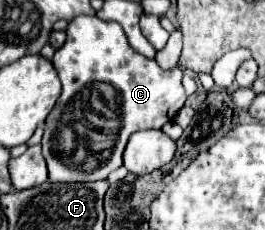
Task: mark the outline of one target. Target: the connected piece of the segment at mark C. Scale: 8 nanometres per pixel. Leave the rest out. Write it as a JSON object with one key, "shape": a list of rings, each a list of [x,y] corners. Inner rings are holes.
{"shape":[[[77,16],[75,20],[71,20],[67,28],[67,42],[55,52],[51,62],[63,84],[61,96],[45,120],[45,134],[41,140],[51,182],[105,180],[109,172],[121,166],[123,148],[133,132],[147,128],[163,128],[163,124],[173,120],[173,116],[183,108],[187,100],[185,90],[181,86],[181,66],[171,70],[159,68],[155,60],[141,56],[137,50],[129,46],[127,36],[123,28],[119,28],[119,24],[99,20],[97,16]],[[73,102],[101,102],[93,104],[93,108],[85,112],[85,120],[95,130],[117,130],[113,150],[107,158],[97,158],[97,164],[75,166],[73,158],[69,158],[73,150],[63,152],[61,148],[57,148],[57,132],[63,124],[61,116],[69,116],[69,106]]]}

